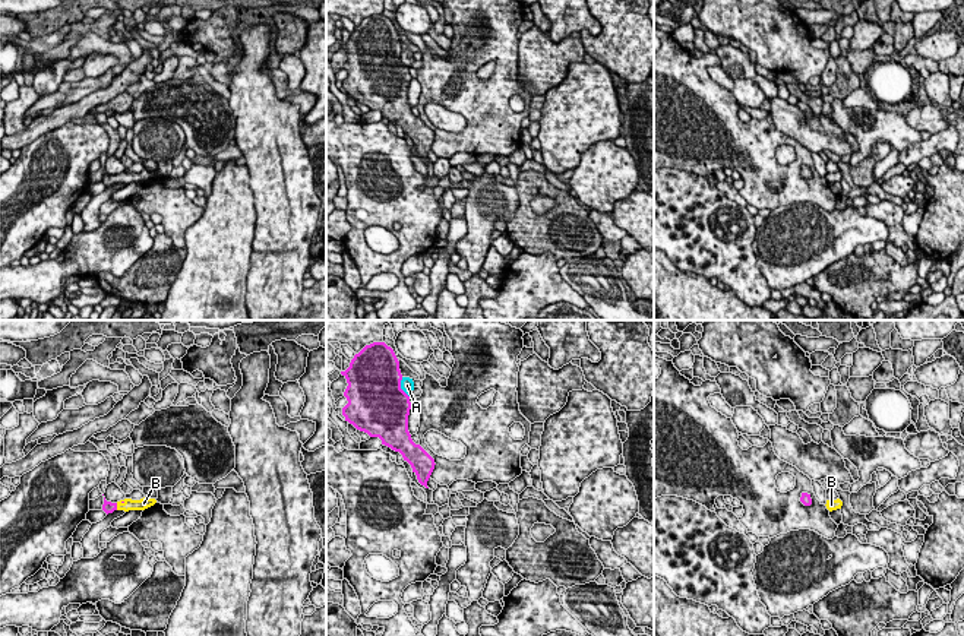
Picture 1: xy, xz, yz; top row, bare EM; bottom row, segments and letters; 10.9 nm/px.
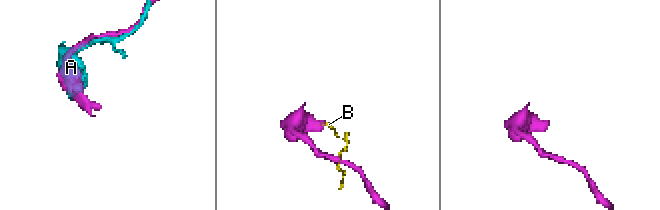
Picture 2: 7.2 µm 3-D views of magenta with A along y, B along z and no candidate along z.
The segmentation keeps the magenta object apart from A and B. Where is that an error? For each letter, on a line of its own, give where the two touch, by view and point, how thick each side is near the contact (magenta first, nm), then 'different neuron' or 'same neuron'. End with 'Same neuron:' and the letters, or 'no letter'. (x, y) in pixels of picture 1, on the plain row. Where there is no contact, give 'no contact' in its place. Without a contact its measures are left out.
A: xz (400, 60) | 550/160 nm | different neuron
B: xy (116, 179) | 130/130 nm | same neuron
Same neuron: B

